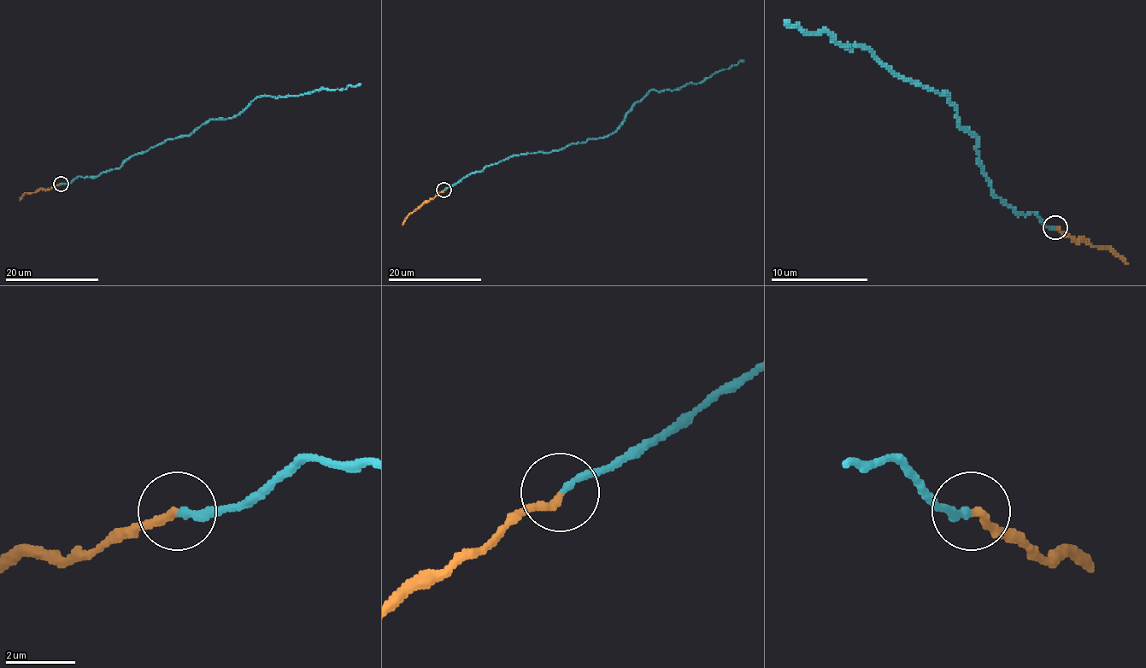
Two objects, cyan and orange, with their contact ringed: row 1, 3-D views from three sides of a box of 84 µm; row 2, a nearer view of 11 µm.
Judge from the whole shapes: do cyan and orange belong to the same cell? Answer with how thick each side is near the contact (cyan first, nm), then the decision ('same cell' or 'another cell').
calibres 200 and 240 nm; same cell

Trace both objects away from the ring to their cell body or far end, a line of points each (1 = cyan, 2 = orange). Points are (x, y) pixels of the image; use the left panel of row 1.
1: (61, 183), (119, 167), (134, 155), (190, 135), (207, 120), (231, 119), (257, 97), (296, 96), (361, 84)
2: (61, 183), (50, 189), (26, 192), (20, 201)

